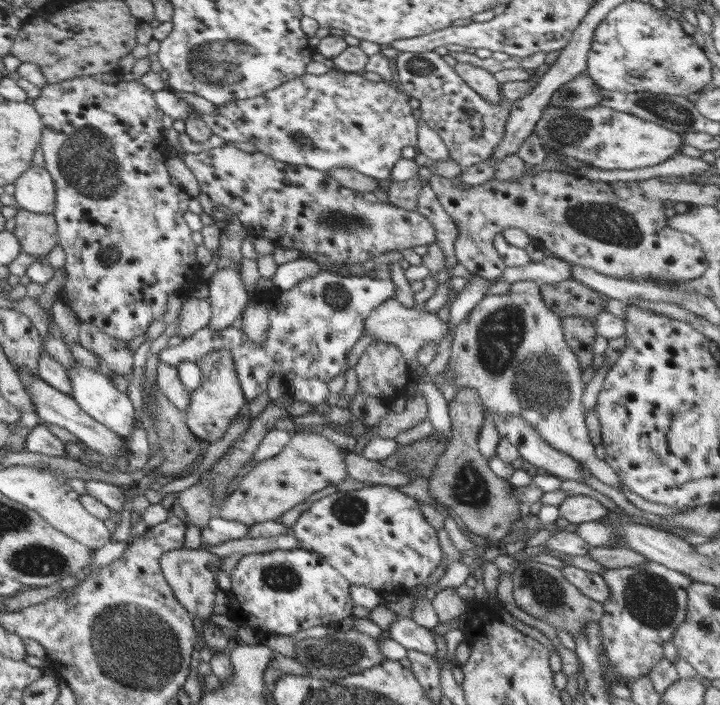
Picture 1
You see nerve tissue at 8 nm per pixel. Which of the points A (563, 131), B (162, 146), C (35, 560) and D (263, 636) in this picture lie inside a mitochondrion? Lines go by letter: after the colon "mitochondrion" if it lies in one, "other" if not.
A: mitochondrion
B: other
C: mitochondrion
D: other

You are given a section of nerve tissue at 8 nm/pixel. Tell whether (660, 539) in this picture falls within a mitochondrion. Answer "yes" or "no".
no

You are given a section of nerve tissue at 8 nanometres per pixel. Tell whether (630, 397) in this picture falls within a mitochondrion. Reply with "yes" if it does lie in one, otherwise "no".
no

